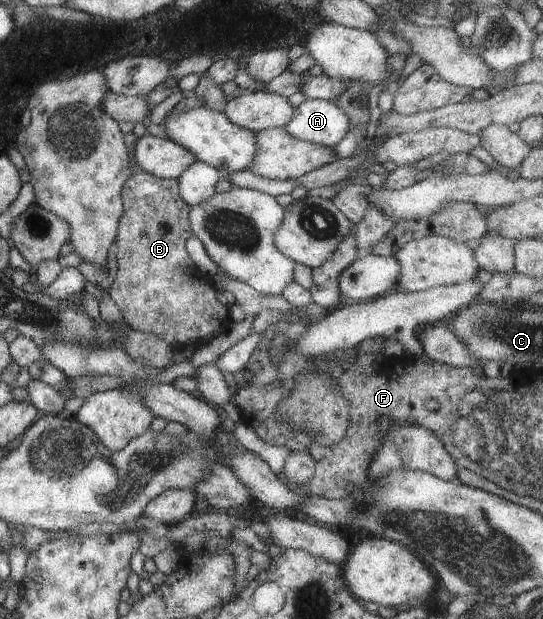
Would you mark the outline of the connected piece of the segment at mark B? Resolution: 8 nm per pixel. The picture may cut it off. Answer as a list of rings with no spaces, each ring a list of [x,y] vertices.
[[[137,170],[132,176],[125,182],[122,191],[123,200],[123,213],[121,214],[121,219],[119,220],[119,225],[117,226],[117,237],[116,244],[119,247],[117,250],[117,264],[118,272],[117,278],[107,289],[110,298],[115,302],[117,308],[121,310],[124,320],[131,326],[134,331],[145,331],[151,334],[155,334],[158,338],[161,338],[164,342],[167,342],[169,346],[177,348],[178,346],[194,345],[197,348],[199,345],[205,345],[210,342],[213,338],[220,337],[224,335],[224,332],[229,329],[232,324],[229,320],[230,312],[228,306],[223,306],[219,300],[216,298],[216,290],[212,285],[211,277],[207,273],[203,273],[203,270],[199,269],[199,266],[195,265],[195,262],[191,261],[189,257],[189,250],[187,249],[187,243],[189,239],[193,236],[191,231],[191,220],[189,219],[189,214],[191,214],[192,207],[187,205],[183,198],[180,196],[179,180],[178,179],[161,179],[147,172]]]

